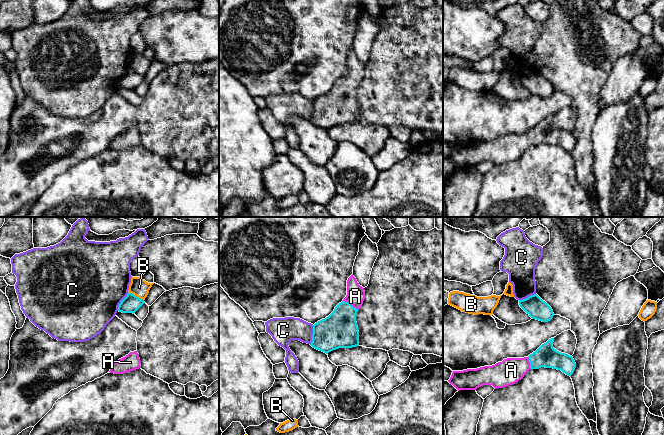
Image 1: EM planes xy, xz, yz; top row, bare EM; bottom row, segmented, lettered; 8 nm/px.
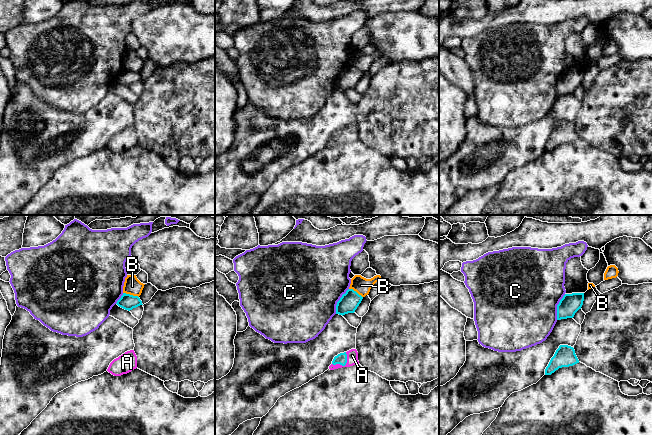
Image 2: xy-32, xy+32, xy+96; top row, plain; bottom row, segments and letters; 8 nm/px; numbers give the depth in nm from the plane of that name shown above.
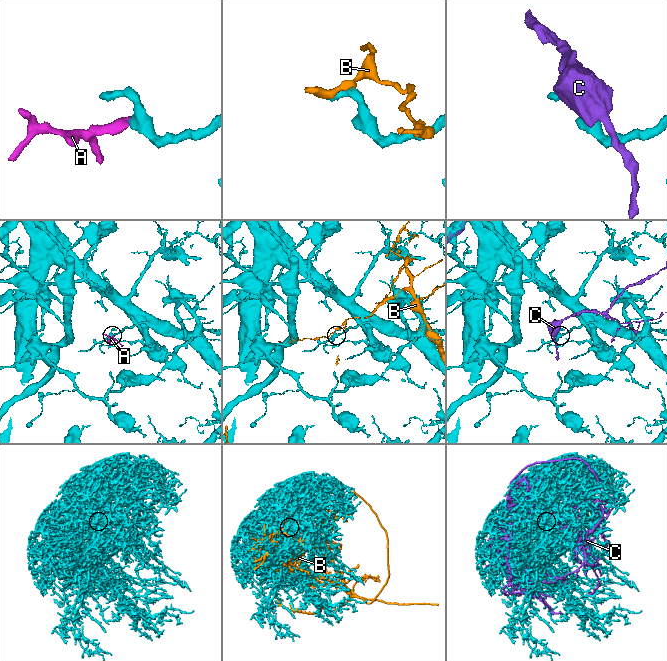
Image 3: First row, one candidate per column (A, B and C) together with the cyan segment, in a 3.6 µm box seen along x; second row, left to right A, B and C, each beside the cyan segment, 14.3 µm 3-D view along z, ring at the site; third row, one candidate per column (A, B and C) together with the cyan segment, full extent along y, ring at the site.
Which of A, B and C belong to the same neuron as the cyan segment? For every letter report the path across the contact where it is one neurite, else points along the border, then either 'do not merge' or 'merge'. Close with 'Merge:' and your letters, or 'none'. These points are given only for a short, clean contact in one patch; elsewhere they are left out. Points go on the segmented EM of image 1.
A: way xz (339, 330), (344, 313), (350, 304), (355, 296); merge
B: do not merge
C: do not merge
Merge: A

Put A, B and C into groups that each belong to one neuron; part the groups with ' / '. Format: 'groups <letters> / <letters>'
groups A / B / C

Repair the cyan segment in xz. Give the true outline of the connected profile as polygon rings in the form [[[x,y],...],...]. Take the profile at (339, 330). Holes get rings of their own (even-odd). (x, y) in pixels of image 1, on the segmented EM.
[[[353,274],[347,280],[347,295],[325,319],[313,325],[311,346],[326,354],[339,348],[359,346],[356,314],[365,299],[365,291]]]

